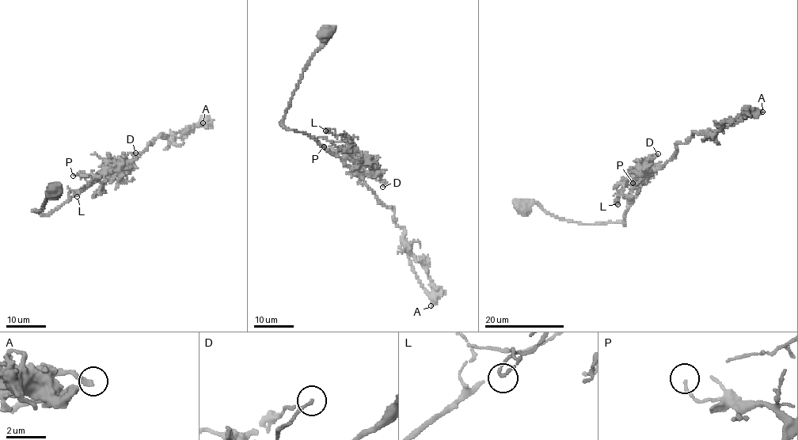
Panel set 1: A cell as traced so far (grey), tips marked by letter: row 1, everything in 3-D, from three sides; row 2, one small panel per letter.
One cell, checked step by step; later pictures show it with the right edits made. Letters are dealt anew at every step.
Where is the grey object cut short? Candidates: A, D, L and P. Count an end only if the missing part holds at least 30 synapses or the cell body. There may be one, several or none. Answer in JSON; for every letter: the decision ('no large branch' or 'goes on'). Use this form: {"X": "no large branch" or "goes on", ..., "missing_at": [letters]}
{"A": "no large branch", "D": "no large branch", "L": "no large branch", "P": "no large branch", "missing_at": []}

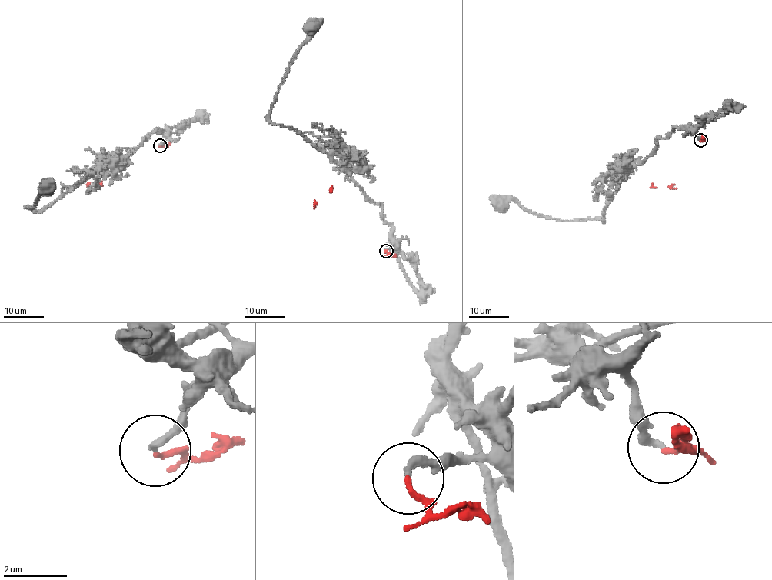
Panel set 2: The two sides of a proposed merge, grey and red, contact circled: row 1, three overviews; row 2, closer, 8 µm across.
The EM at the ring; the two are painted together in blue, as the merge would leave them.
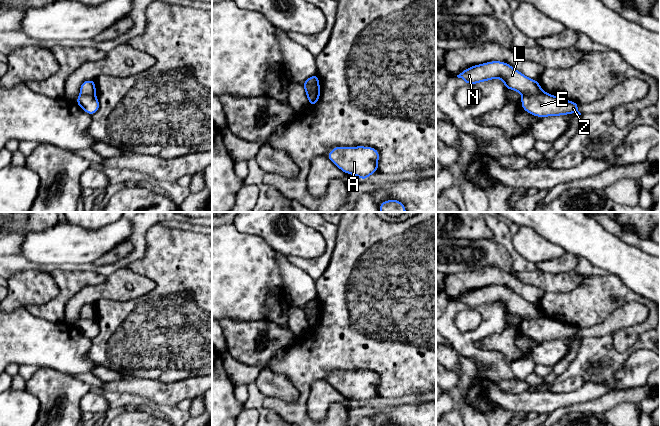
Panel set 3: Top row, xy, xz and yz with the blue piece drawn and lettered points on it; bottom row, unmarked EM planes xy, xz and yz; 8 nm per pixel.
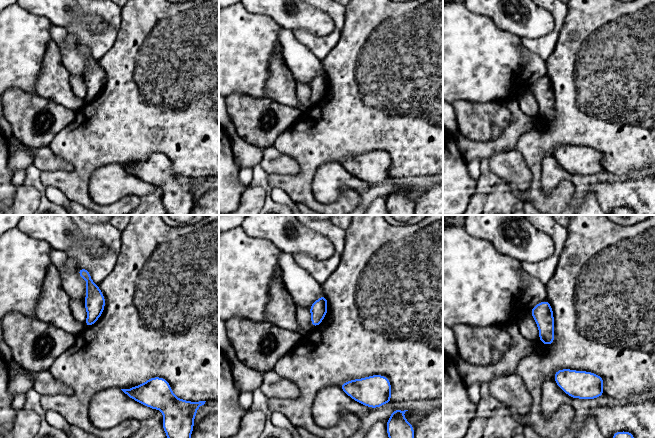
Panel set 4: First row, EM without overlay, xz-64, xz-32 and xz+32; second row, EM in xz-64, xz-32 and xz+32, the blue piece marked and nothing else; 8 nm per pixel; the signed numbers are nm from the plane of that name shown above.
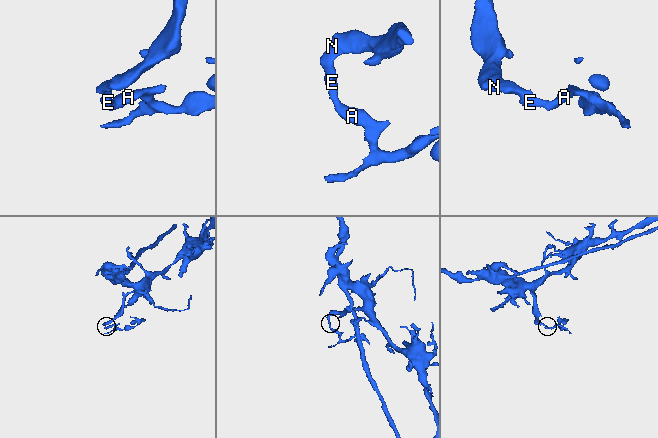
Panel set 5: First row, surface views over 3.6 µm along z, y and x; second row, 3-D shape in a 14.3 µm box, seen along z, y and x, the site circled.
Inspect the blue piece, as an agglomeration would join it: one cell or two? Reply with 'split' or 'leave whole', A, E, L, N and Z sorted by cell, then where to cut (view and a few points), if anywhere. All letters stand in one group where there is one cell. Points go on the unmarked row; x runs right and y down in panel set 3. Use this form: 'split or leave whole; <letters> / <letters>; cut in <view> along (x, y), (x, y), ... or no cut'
split; A E Z / L N; cut in yz along (542, 315), (523, 320)

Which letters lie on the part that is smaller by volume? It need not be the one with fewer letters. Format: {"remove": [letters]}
{"remove": ["A", "E", "Z"]}

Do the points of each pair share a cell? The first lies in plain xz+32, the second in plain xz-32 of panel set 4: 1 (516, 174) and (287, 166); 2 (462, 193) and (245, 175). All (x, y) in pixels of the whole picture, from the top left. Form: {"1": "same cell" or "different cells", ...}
{"1": "same cell", "2": "different cells"}

